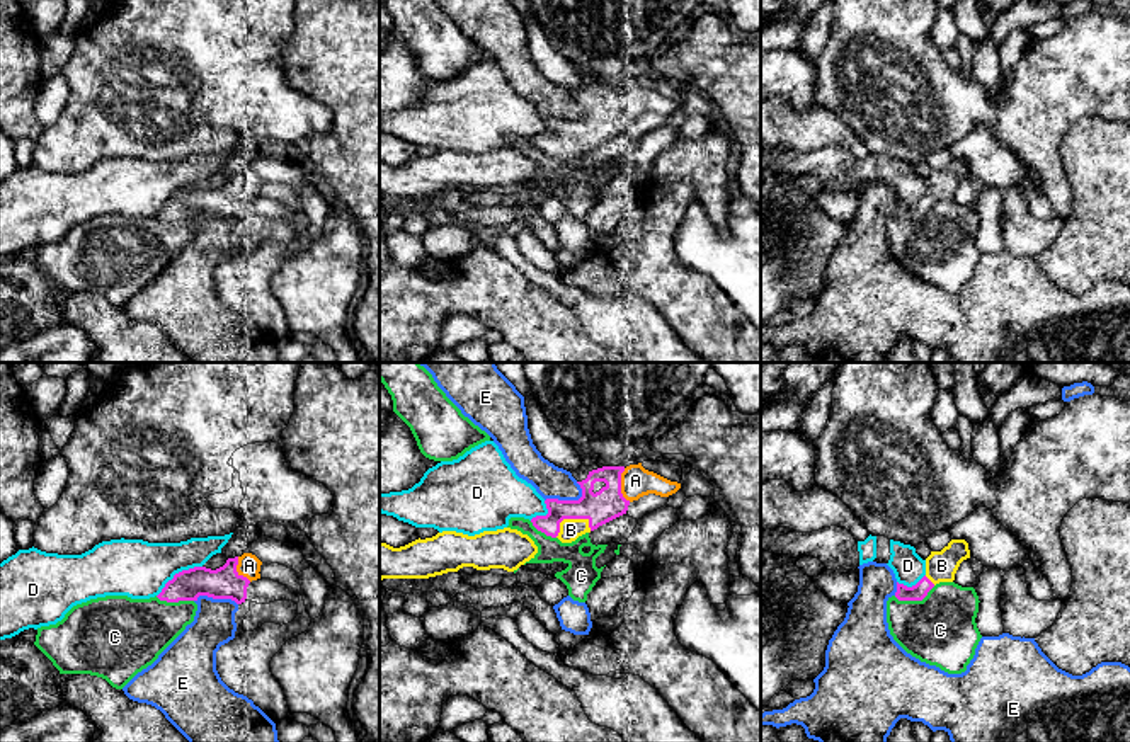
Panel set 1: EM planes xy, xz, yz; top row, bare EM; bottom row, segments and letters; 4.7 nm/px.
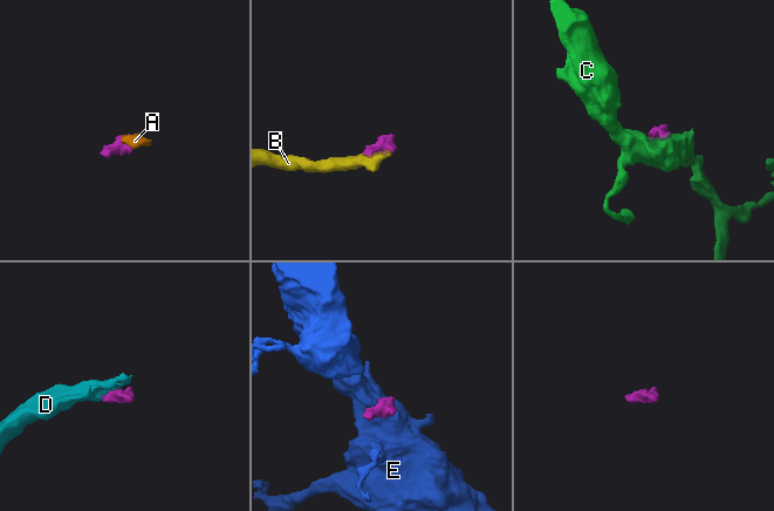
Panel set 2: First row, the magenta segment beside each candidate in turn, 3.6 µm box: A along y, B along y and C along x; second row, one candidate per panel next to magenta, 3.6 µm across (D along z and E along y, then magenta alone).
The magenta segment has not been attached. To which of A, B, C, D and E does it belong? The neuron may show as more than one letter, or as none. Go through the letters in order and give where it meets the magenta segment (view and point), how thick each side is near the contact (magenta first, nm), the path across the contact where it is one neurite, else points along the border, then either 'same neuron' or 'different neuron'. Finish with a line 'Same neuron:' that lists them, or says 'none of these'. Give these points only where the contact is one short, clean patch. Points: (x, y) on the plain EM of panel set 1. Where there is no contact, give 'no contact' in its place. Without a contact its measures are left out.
A: xz (620, 104) | 150/140 nm | same neuron
B: xz (567, 136) | 150/100 nm | across xz (599, 126), (577, 136), (567, 136), (570, 148) | same neuron
C: yz (914, 218) | 80/340 nm | along yz (935, 205), (921, 218), (897, 218), (894, 215) | different neuron
D: xy (179, 191) | 150/280 nm | along xy (201, 184), (179, 189), (157, 215) | different neuron
E: xz (565, 119) | 150/160 nm | along xz (582, 108), (577, 118), (545, 119) | different neuron
Same neuron: A, B

